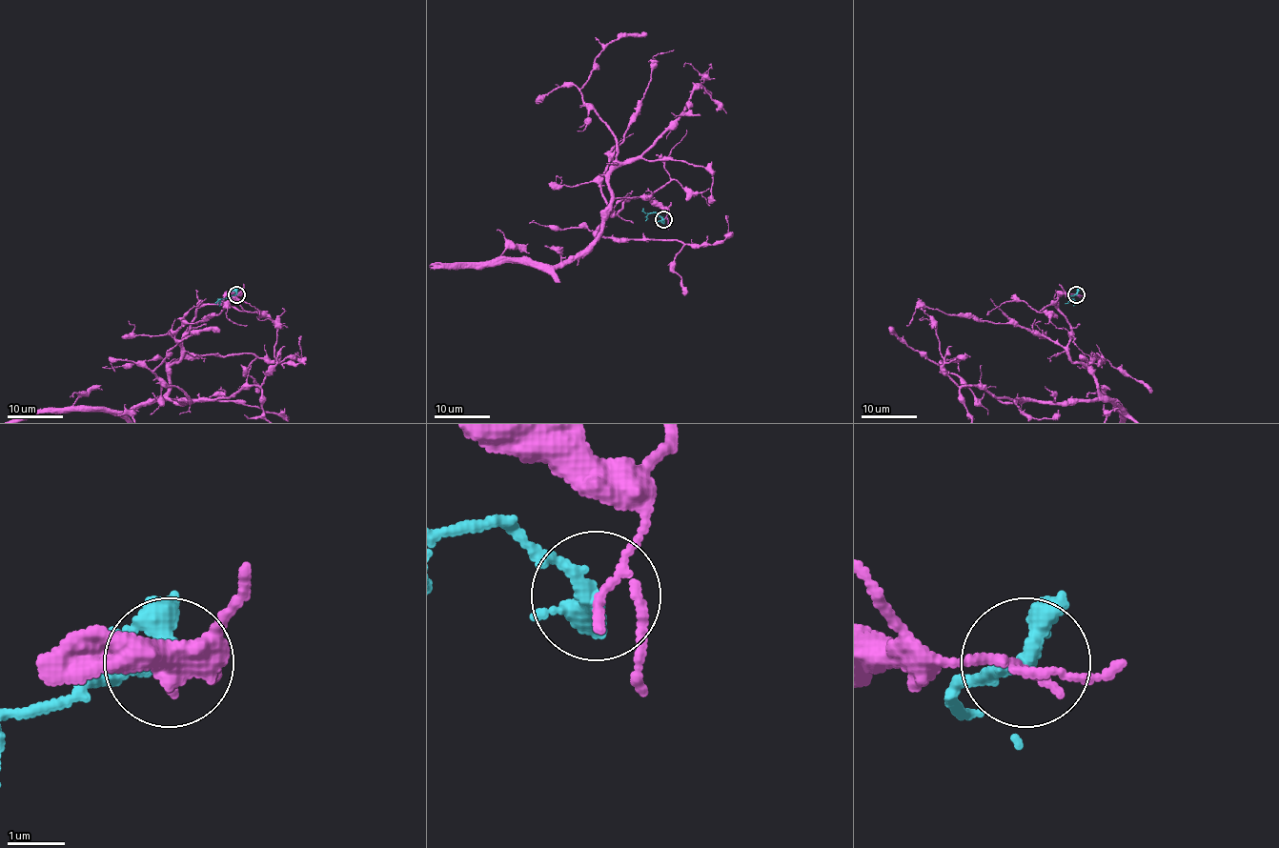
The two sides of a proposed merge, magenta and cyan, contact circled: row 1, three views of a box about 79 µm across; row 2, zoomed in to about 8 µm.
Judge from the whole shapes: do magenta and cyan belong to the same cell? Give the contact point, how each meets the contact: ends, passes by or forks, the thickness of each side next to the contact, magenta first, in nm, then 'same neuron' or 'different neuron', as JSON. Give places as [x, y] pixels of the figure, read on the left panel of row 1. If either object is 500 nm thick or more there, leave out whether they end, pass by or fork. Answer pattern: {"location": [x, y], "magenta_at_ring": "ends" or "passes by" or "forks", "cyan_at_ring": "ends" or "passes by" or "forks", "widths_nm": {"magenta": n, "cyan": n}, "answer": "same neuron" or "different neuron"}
{"location": [236, 294], "magenta_at_ring": "passes by", "cyan_at_ring": "forks", "widths_nm": {"magenta": 120, "cyan": 240}, "answer": "different neuron"}

